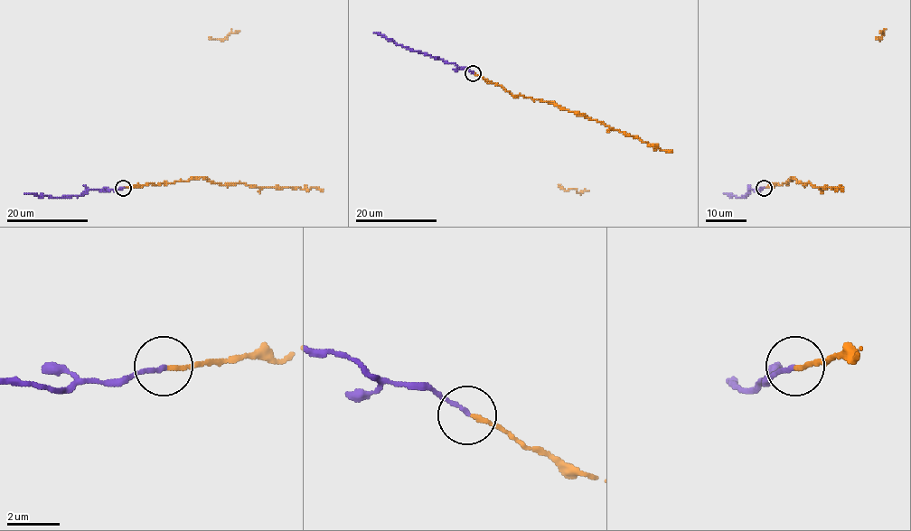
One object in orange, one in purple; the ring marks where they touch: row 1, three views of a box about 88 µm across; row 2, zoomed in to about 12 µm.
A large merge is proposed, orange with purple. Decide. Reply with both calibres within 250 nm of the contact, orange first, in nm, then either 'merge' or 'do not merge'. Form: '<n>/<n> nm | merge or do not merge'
150/160 nm | do not merge

